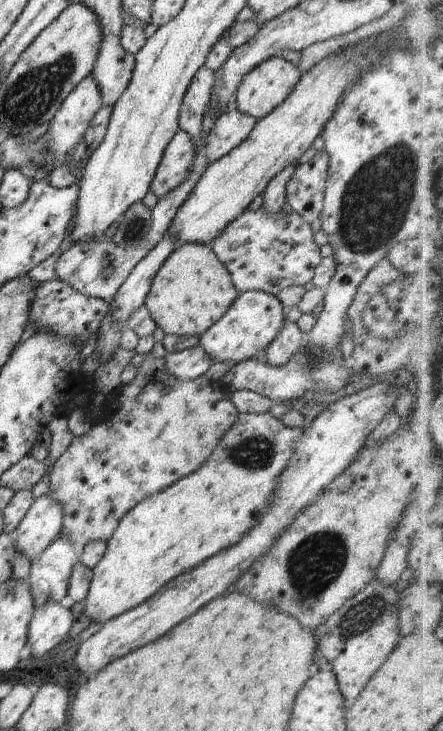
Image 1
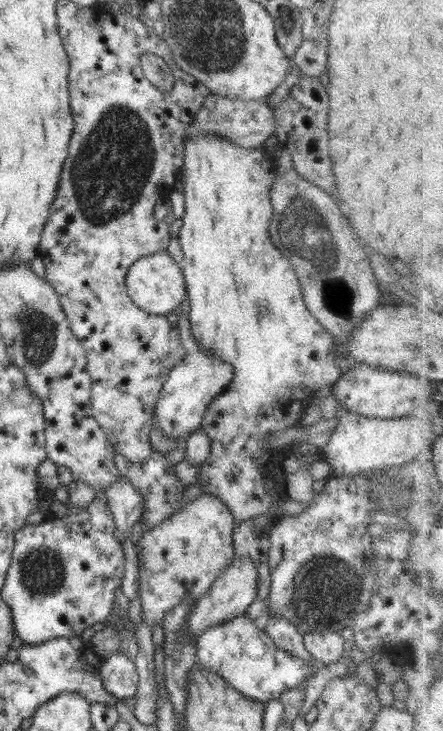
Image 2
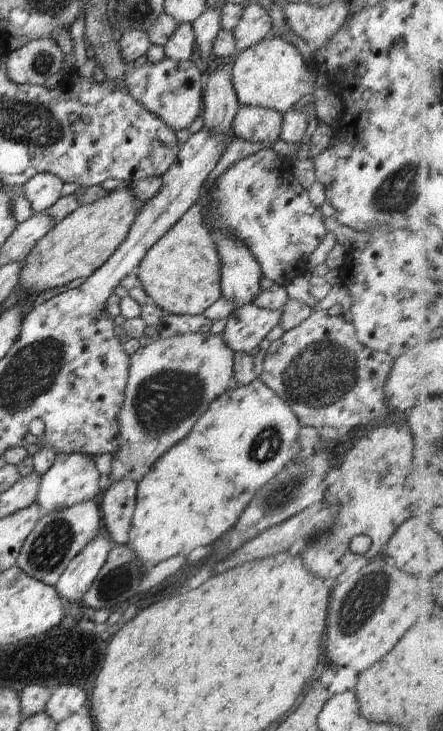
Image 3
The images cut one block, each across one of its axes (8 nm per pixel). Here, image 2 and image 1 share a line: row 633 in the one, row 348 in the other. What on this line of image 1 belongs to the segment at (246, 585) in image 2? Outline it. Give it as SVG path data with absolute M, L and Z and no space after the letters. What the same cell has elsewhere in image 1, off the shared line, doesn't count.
M200 345L164 356L164 366L168 374L185 381L201 377L214 363L214 359L210 358Z

